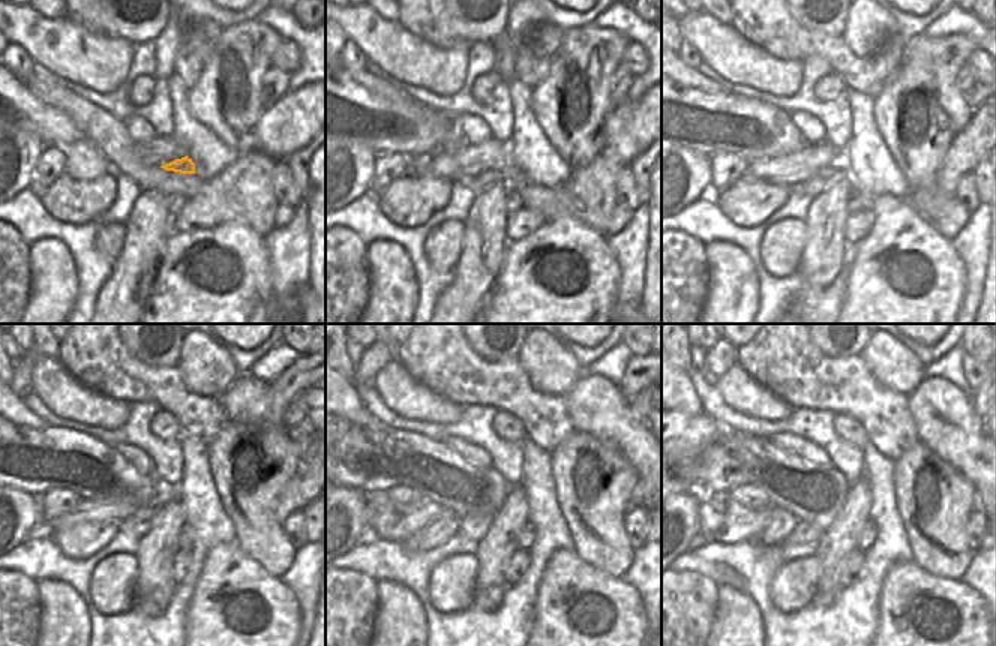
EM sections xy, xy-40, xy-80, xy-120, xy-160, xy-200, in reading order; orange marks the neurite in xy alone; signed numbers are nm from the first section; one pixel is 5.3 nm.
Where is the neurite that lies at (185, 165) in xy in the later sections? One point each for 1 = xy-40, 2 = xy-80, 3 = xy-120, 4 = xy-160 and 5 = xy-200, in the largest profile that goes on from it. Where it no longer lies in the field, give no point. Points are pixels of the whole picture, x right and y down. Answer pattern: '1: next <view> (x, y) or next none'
1: next xy-40 (485, 180)
2: next xy-80 (824, 179)
3: next xy-120 (141, 520)
4: next xy-160 (474, 528)
5: next xy-200 (804, 532)

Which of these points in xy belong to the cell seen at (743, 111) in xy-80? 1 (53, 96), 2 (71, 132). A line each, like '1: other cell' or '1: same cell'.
1: other cell
2: same cell

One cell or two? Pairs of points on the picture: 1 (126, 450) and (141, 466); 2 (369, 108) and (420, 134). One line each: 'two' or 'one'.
1: one
2: one

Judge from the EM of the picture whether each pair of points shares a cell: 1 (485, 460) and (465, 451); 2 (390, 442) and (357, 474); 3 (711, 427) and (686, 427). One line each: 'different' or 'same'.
1: same
2: same
3: same

